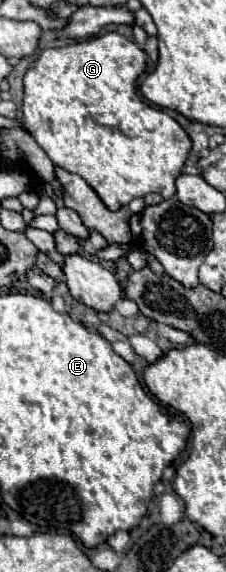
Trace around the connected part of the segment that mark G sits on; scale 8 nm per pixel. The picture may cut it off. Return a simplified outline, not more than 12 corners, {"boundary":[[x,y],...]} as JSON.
{"boundary":[[120,33],[44,49],[24,123],[110,211],[192,149]]}

